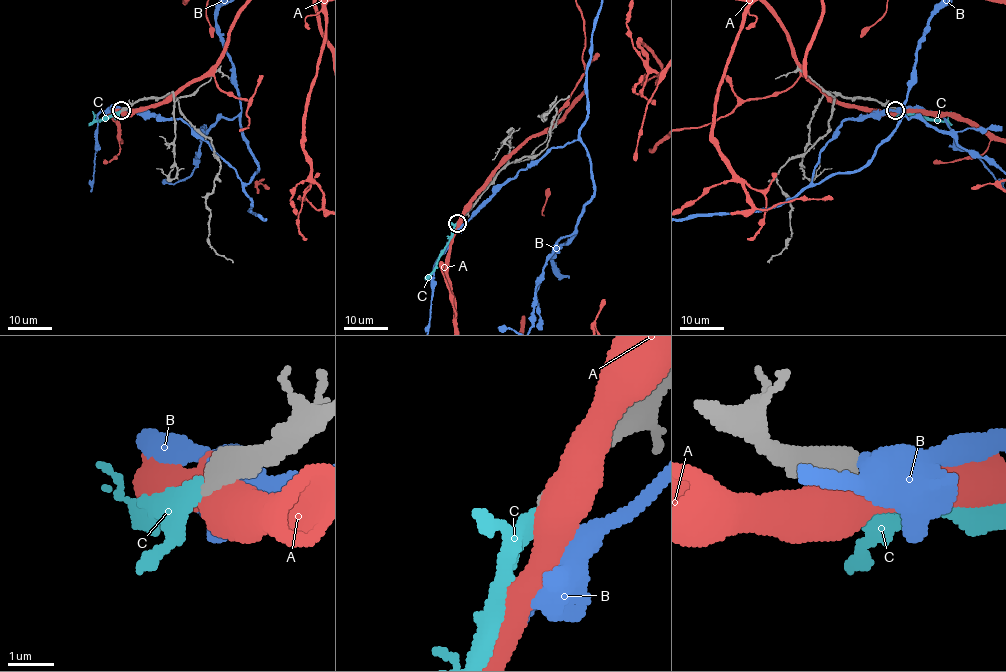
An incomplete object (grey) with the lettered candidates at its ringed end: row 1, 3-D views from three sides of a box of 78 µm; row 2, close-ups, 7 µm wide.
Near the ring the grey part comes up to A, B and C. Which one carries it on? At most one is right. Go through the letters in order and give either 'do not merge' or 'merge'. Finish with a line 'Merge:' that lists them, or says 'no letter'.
A: do not merge
B: do not merge
C: merge
Merge: C

